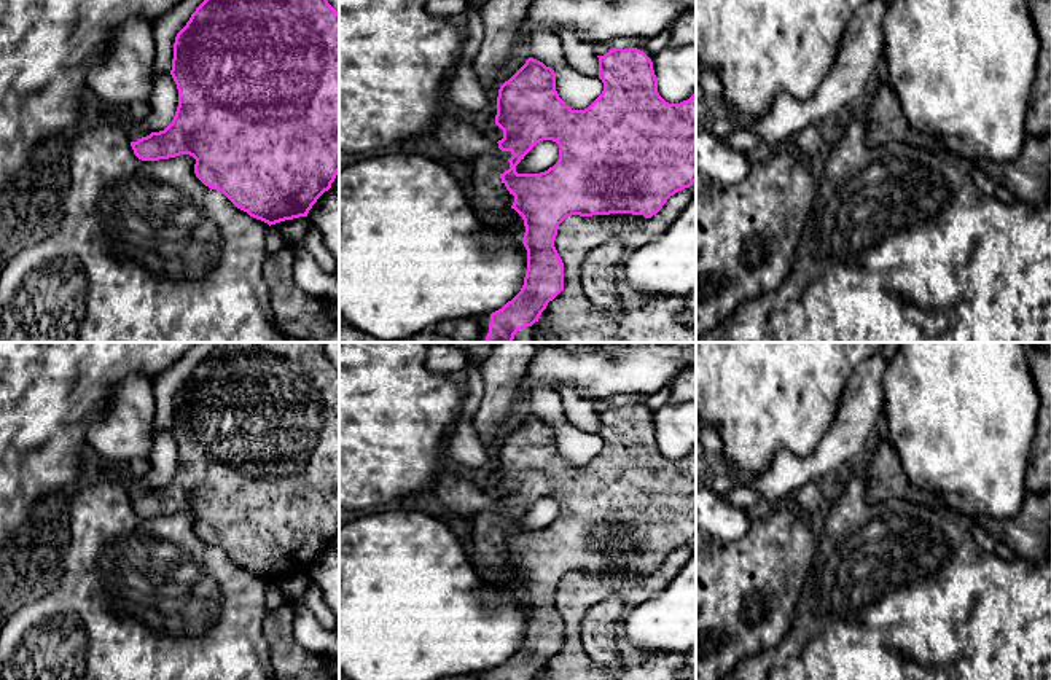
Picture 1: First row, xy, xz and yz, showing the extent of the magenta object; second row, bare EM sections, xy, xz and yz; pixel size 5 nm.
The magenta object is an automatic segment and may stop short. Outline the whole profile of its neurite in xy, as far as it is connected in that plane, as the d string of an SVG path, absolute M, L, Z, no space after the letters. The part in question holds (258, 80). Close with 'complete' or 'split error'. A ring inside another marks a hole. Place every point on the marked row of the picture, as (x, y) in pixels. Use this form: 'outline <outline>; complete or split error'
outline M204 0L175 37L170 75L178 89L175 116L164 131L131 142L134 154L142 161L193 156L194 174L205 186L221 191L237 209L269 226L307 217L339 174L339 13L328 0Z; complete

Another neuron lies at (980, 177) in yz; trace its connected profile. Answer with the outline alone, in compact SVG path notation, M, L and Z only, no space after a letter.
M971 166L970 170L971 170L971 178L978 186L978 190L987 196L994 196L997 185L989 178L989 175L978 166Z

